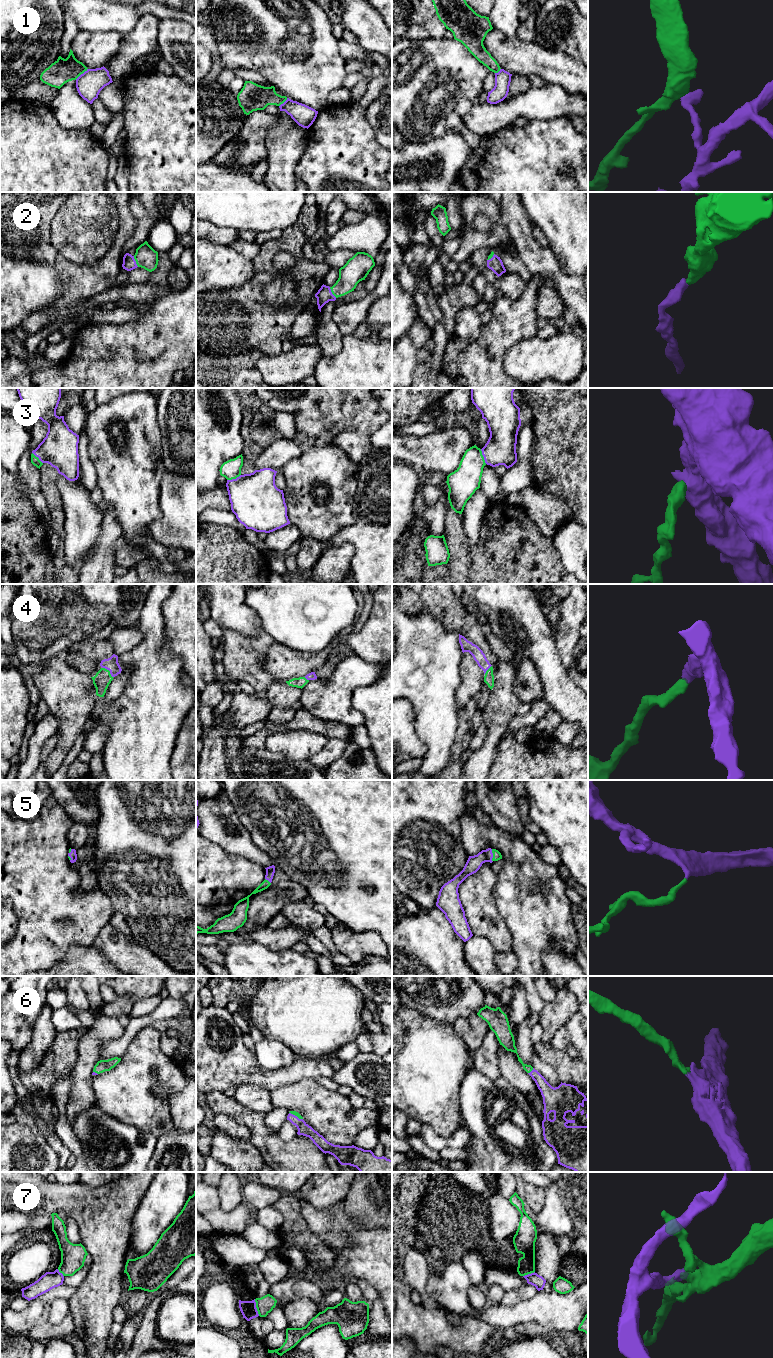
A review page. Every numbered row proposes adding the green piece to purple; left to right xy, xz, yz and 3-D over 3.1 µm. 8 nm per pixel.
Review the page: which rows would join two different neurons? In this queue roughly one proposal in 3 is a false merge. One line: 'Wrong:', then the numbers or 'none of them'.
Wrong: 1, 7

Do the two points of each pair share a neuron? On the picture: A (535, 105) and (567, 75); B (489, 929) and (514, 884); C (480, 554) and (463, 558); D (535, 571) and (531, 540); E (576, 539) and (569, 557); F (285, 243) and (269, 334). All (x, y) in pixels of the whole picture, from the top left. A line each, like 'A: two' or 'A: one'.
A: two
B: two
C: two
D: one
E: one
F: one

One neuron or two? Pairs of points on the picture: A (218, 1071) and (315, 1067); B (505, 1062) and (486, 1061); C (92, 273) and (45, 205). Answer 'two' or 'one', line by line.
A: one
B: two
C: one

